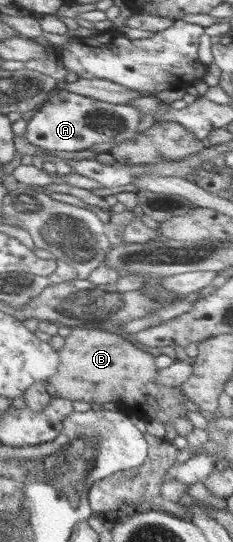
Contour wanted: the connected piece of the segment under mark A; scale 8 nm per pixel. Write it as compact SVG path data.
M61 86L58 87L58 92L49 94L48 100L27 121L23 137L29 145L46 151L76 152L102 143L111 143L114 146L137 136L137 126L141 118L141 113L127 104L99 102L66 92Z

